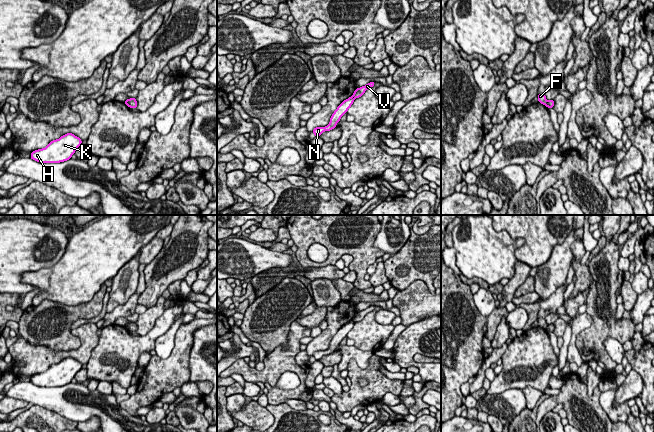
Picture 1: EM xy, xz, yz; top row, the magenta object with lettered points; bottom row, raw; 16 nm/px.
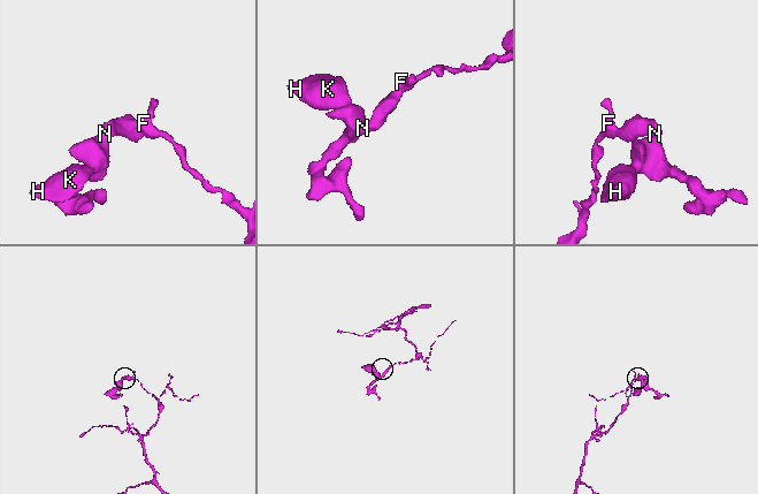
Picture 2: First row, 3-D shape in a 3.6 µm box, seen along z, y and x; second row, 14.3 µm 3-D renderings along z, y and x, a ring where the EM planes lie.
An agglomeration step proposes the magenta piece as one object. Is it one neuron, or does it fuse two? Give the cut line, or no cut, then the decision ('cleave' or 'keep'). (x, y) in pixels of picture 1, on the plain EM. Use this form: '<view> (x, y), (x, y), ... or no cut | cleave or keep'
xz (352, 319), (354, 322) | cleave

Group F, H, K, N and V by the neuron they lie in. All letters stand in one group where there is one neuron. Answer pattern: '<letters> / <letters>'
F V / H K N

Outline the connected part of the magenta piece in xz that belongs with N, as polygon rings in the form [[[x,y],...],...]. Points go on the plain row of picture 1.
[[[351,320],[348,323],[344,324],[334,335],[330,342],[330,346],[325,351],[316,351],[313,353],[313,357],[315,360],[319,361],[323,356],[330,355],[334,353],[337,349],[337,347],[340,345],[341,341],[347,337],[348,333],[351,331],[351,329],[354,326],[354,321]]]

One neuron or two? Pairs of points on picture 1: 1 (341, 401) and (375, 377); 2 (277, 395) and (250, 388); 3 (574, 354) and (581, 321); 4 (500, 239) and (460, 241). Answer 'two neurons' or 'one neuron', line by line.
1: one neuron
2: two neurons
3: one neuron
4: one neuron

